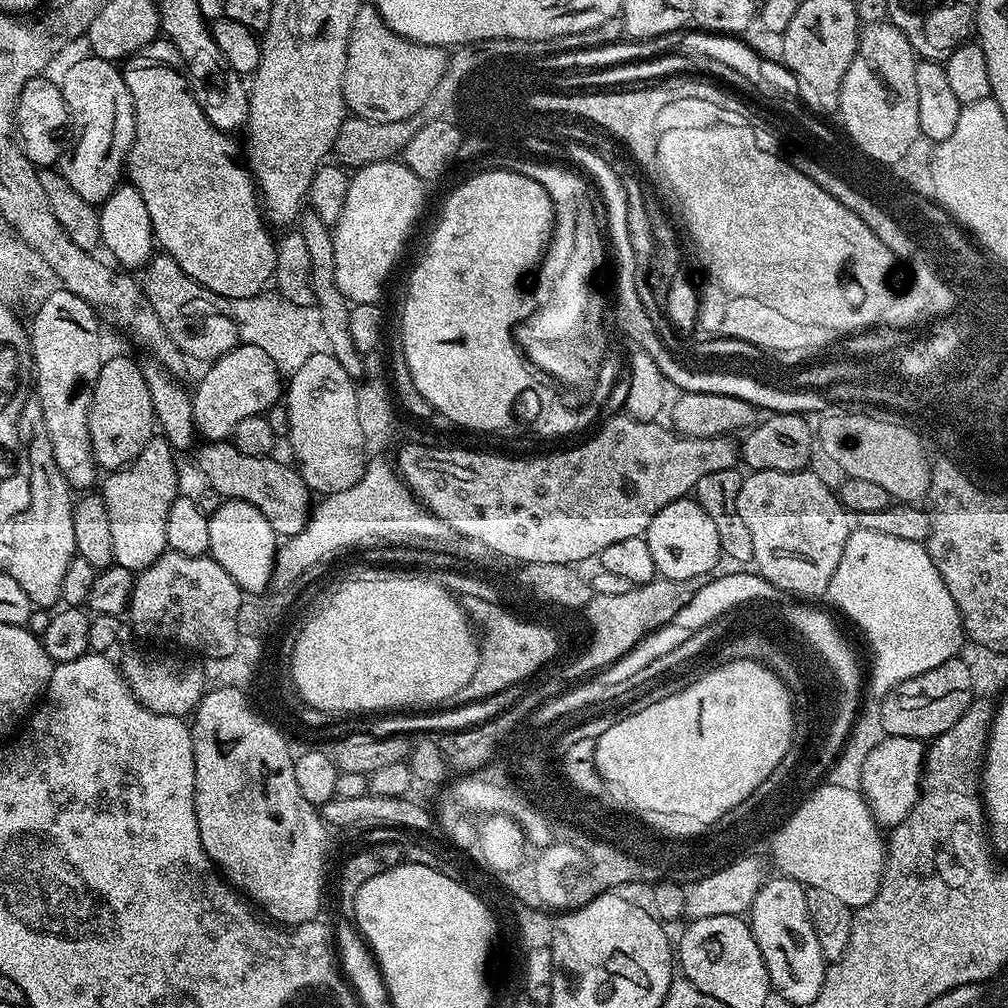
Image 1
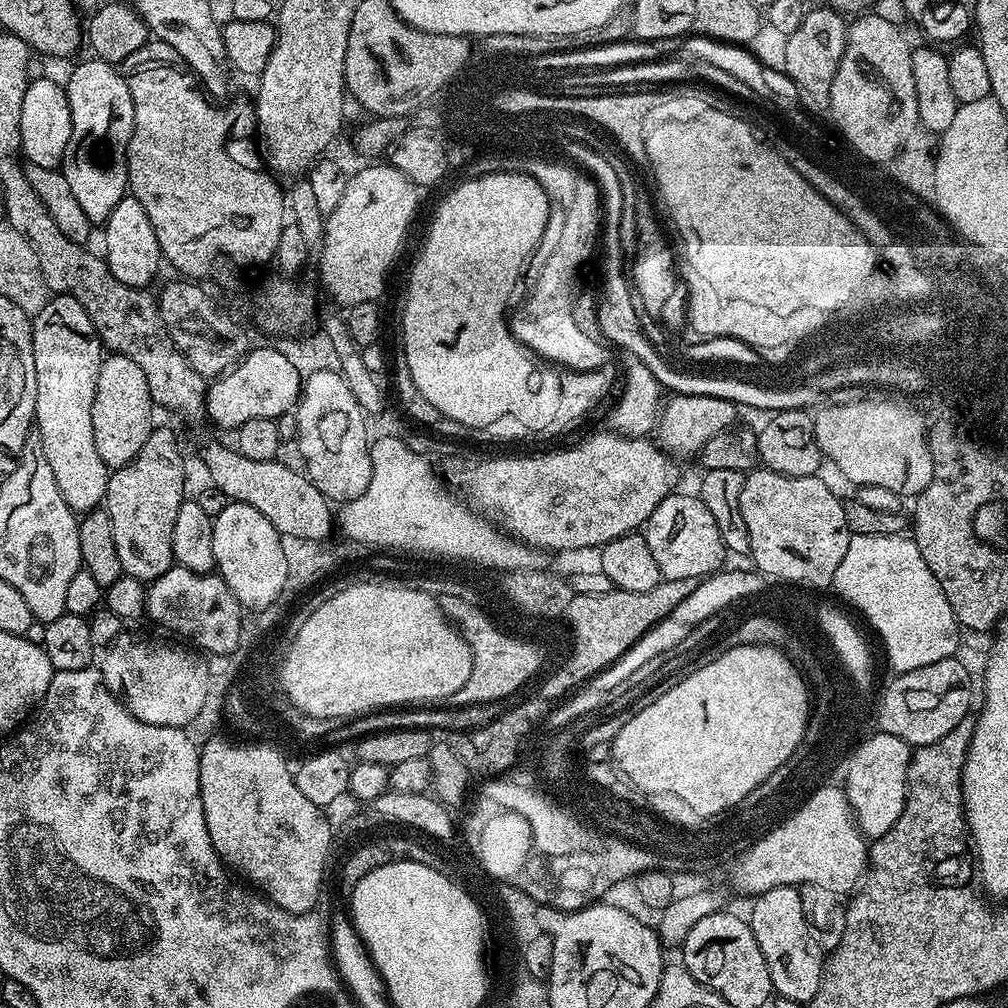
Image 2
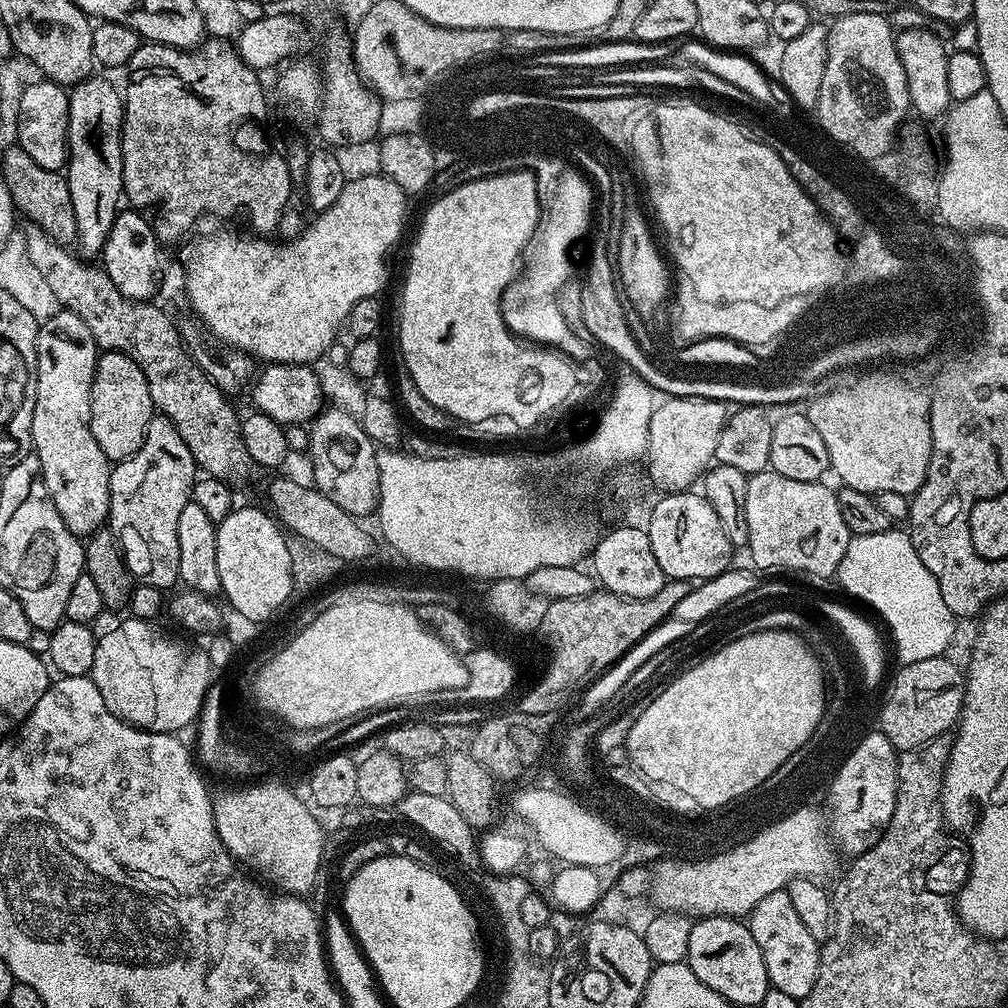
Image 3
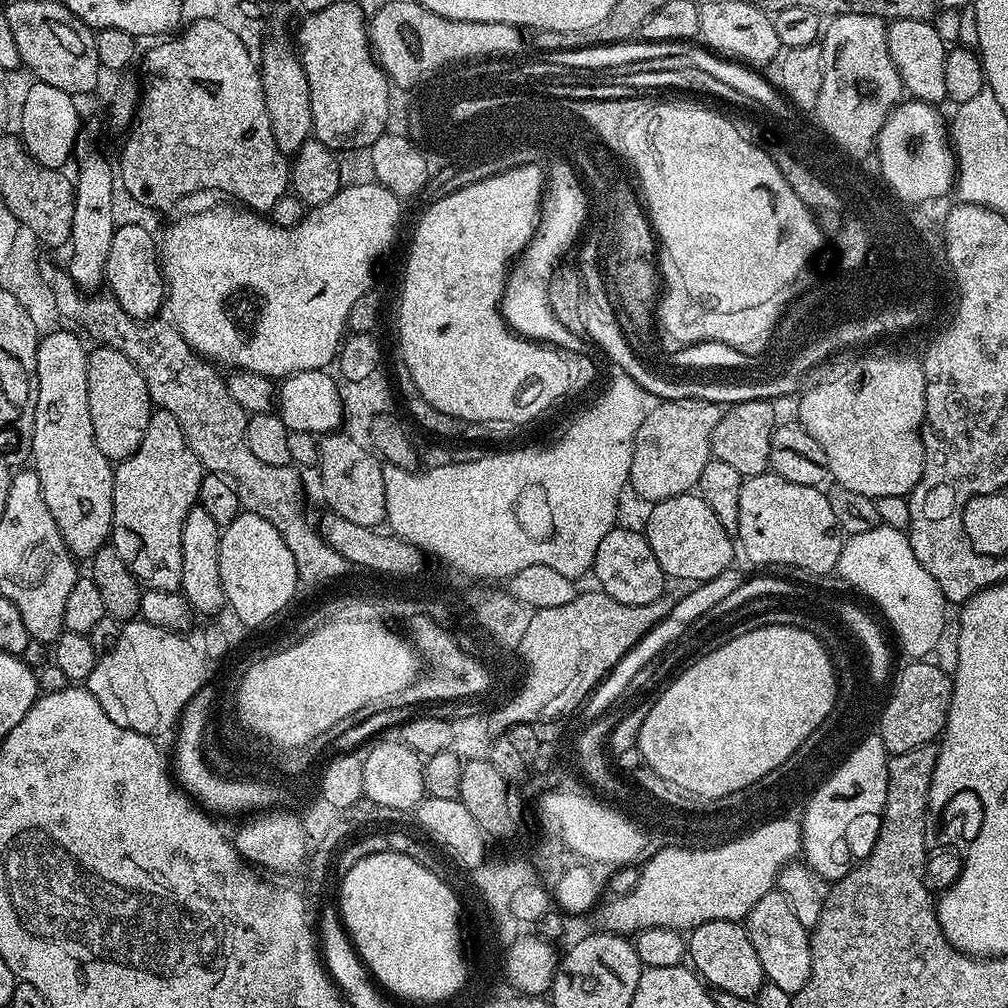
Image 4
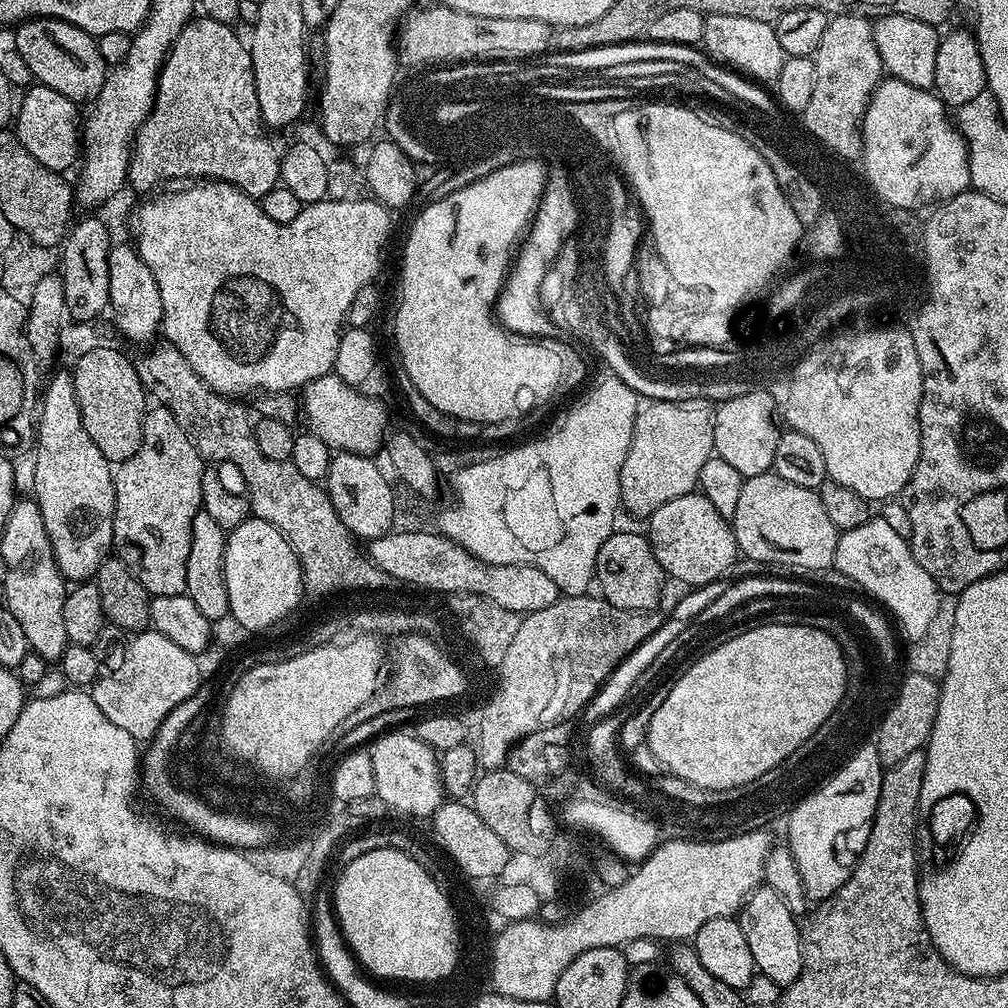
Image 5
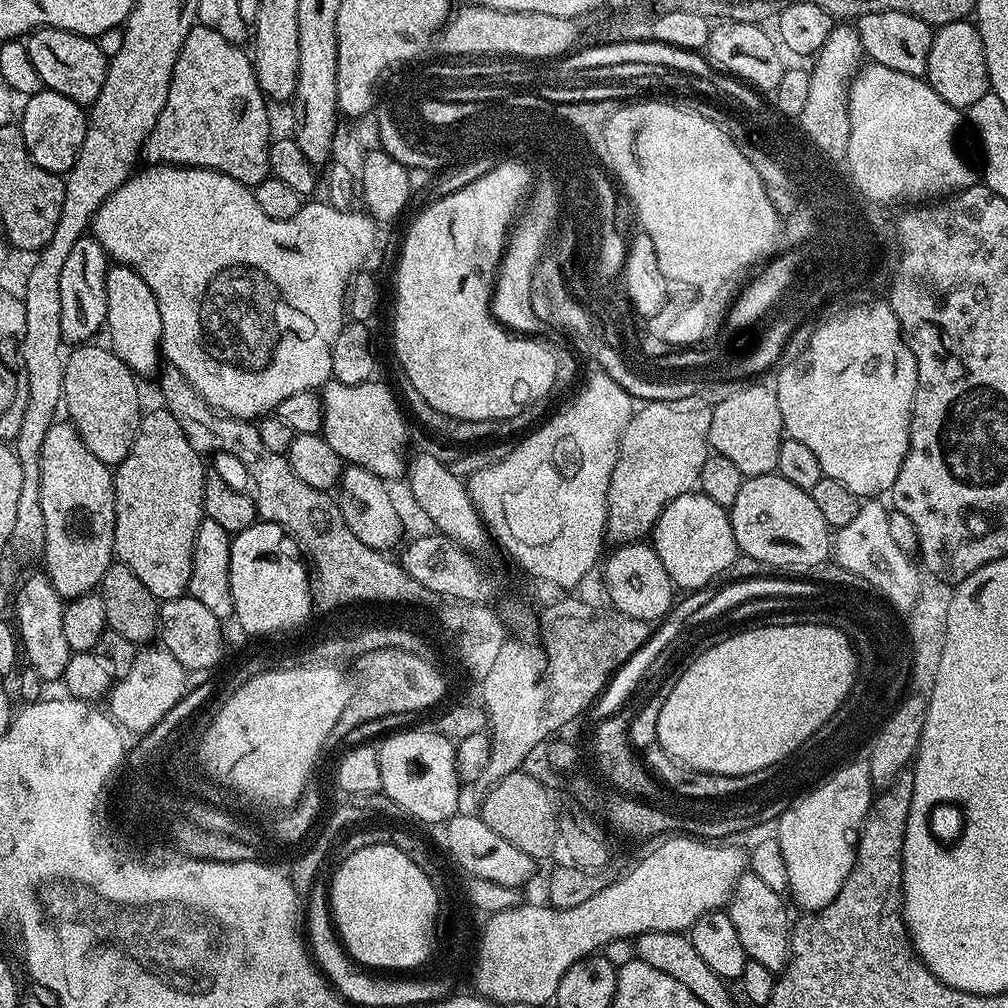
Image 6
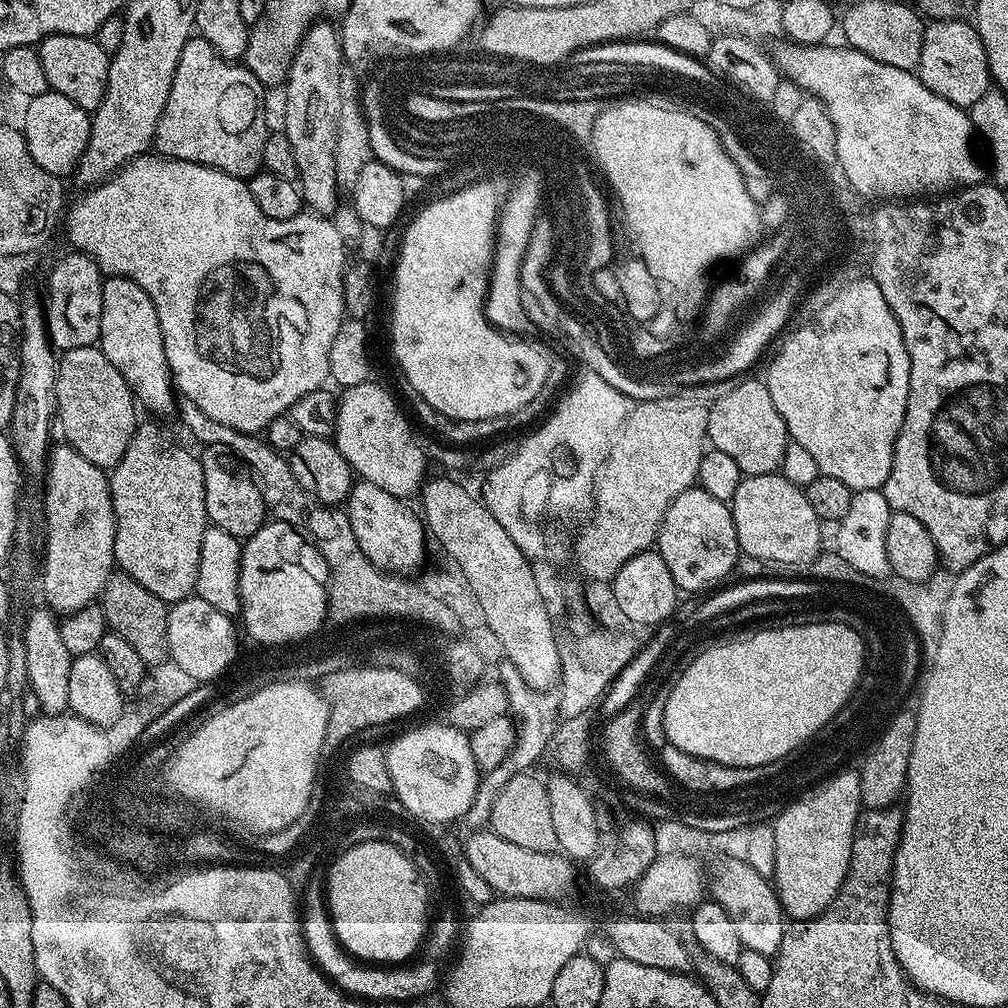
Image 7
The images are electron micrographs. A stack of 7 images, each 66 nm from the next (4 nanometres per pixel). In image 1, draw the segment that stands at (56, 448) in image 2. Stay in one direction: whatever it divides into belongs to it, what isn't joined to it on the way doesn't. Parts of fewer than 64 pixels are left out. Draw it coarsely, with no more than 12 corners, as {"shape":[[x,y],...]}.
{"shape":[[61,287],[30,324],[34,396],[73,489],[98,473],[96,309]]}

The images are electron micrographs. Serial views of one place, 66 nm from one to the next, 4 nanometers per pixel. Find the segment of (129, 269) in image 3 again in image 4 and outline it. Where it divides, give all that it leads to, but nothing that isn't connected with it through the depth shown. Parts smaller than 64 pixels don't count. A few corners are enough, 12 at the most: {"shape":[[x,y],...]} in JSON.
{"shape":[[121,223],[107,291],[135,320],[166,304],[158,240]]}

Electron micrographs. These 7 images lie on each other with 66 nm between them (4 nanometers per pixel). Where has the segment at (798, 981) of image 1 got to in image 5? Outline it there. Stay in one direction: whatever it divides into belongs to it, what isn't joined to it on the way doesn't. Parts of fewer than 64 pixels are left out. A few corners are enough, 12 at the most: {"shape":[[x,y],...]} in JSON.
{"shape":[[772,888],[738,913],[757,973],[782,990],[802,971],[801,925]]}

